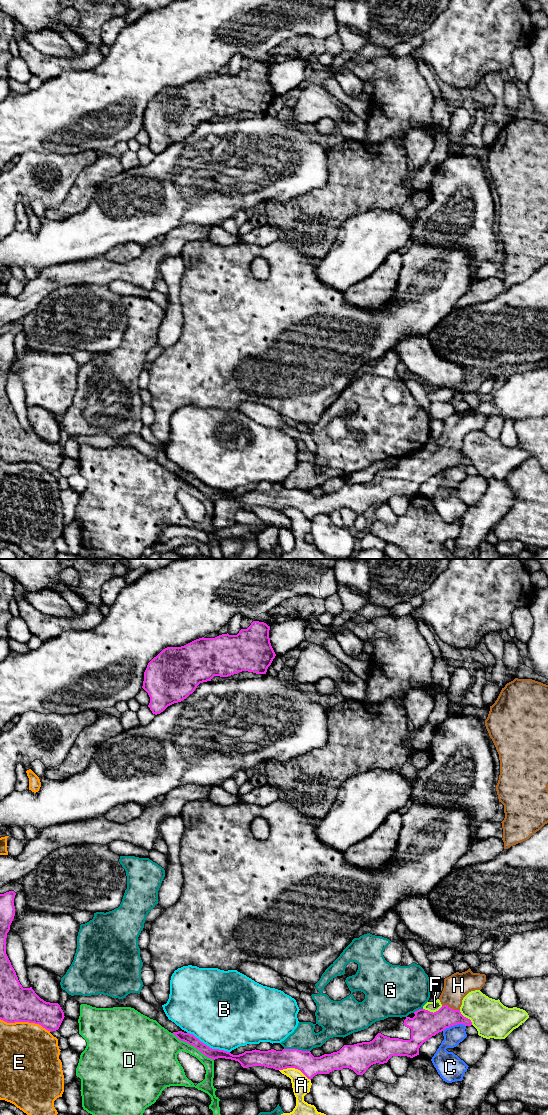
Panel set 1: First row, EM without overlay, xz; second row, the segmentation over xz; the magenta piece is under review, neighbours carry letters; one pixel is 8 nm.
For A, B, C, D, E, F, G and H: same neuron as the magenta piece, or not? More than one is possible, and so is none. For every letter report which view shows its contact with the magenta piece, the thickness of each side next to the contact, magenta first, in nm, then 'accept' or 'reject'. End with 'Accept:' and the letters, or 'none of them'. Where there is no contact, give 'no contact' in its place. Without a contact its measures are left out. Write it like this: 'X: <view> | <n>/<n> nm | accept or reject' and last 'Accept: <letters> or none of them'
A: xz | 160/150 nm | reject
B: xz | 80/480 nm | reject
C: xz | 220/150 nm | reject
D: xz | 80/260 nm | reject
E: xz | 280/460 nm | reject
F: xz | 220/80 nm | reject
G: xz | 160/200 nm | reject
H: xz | 220/200 nm | accept
Accept: H

